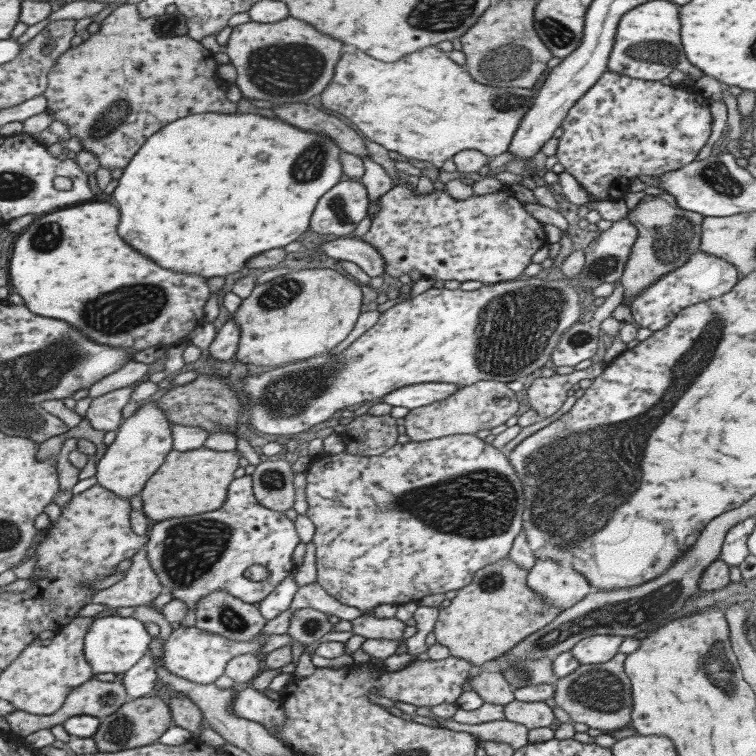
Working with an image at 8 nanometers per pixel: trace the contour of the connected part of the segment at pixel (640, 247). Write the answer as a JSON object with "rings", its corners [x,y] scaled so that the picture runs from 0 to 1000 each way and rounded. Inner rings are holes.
{"rings":[[[870,259],[849,265],[837,275],[835,286],[841,295],[843,312],[835,327],[820,370],[824,389],[820,402],[832,405],[833,397],[851,381],[864,376],[878,362],[903,351],[926,324],[929,286],[925,282],[896,278]]]}

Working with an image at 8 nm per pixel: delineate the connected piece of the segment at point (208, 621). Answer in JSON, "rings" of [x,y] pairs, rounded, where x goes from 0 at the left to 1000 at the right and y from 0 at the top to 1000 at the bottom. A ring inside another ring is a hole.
{"rings":[[[294,778],[263,792],[255,807],[258,829],[316,849],[339,844],[352,824],[340,804],[306,788]]]}

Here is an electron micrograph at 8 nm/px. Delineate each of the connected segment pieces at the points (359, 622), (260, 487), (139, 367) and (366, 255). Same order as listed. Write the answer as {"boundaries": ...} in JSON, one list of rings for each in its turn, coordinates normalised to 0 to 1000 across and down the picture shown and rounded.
{"boundaries":[[[[491,811],[481,812],[463,821],[467,840],[478,840],[481,845],[505,844],[515,847],[530,845],[534,823],[524,816],[497,817]]],[[[374,607],[366,608],[348,608],[337,616],[335,627],[332,627],[332,648],[337,663],[353,675],[361,677],[377,679],[380,675],[386,673],[389,664],[389,644],[386,643],[386,634],[389,624],[384,622],[384,614]]],[[[177,476],[168,478],[160,487],[156,487],[146,496],[138,497],[128,505],[124,505],[116,513],[116,524],[122,528],[149,515],[168,511],[177,505],[187,505],[197,496],[197,484],[194,481]]],[[[446,313],[427,321],[421,333],[435,343],[466,347],[488,366],[501,365],[508,360],[507,341],[501,339],[501,333],[492,323],[474,313]]]]}

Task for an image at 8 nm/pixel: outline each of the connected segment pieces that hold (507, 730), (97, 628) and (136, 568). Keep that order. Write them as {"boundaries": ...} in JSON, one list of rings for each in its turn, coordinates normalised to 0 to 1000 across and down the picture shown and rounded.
{"boundaries":[[[[593,951],[587,959],[601,967],[623,970],[630,979],[671,984],[679,993],[698,984],[696,974],[700,966],[692,959],[668,951],[636,958],[607,958],[607,955]]],[[[140,815],[123,819],[110,843],[110,865],[120,882],[122,897],[132,889],[157,892],[171,886],[196,860],[201,843],[192,828],[176,816]]],[[[192,722],[187,724],[173,735],[163,766],[126,783],[118,796],[156,807],[163,803],[198,800],[202,791],[216,783],[216,778],[194,743],[190,725]]]]}

